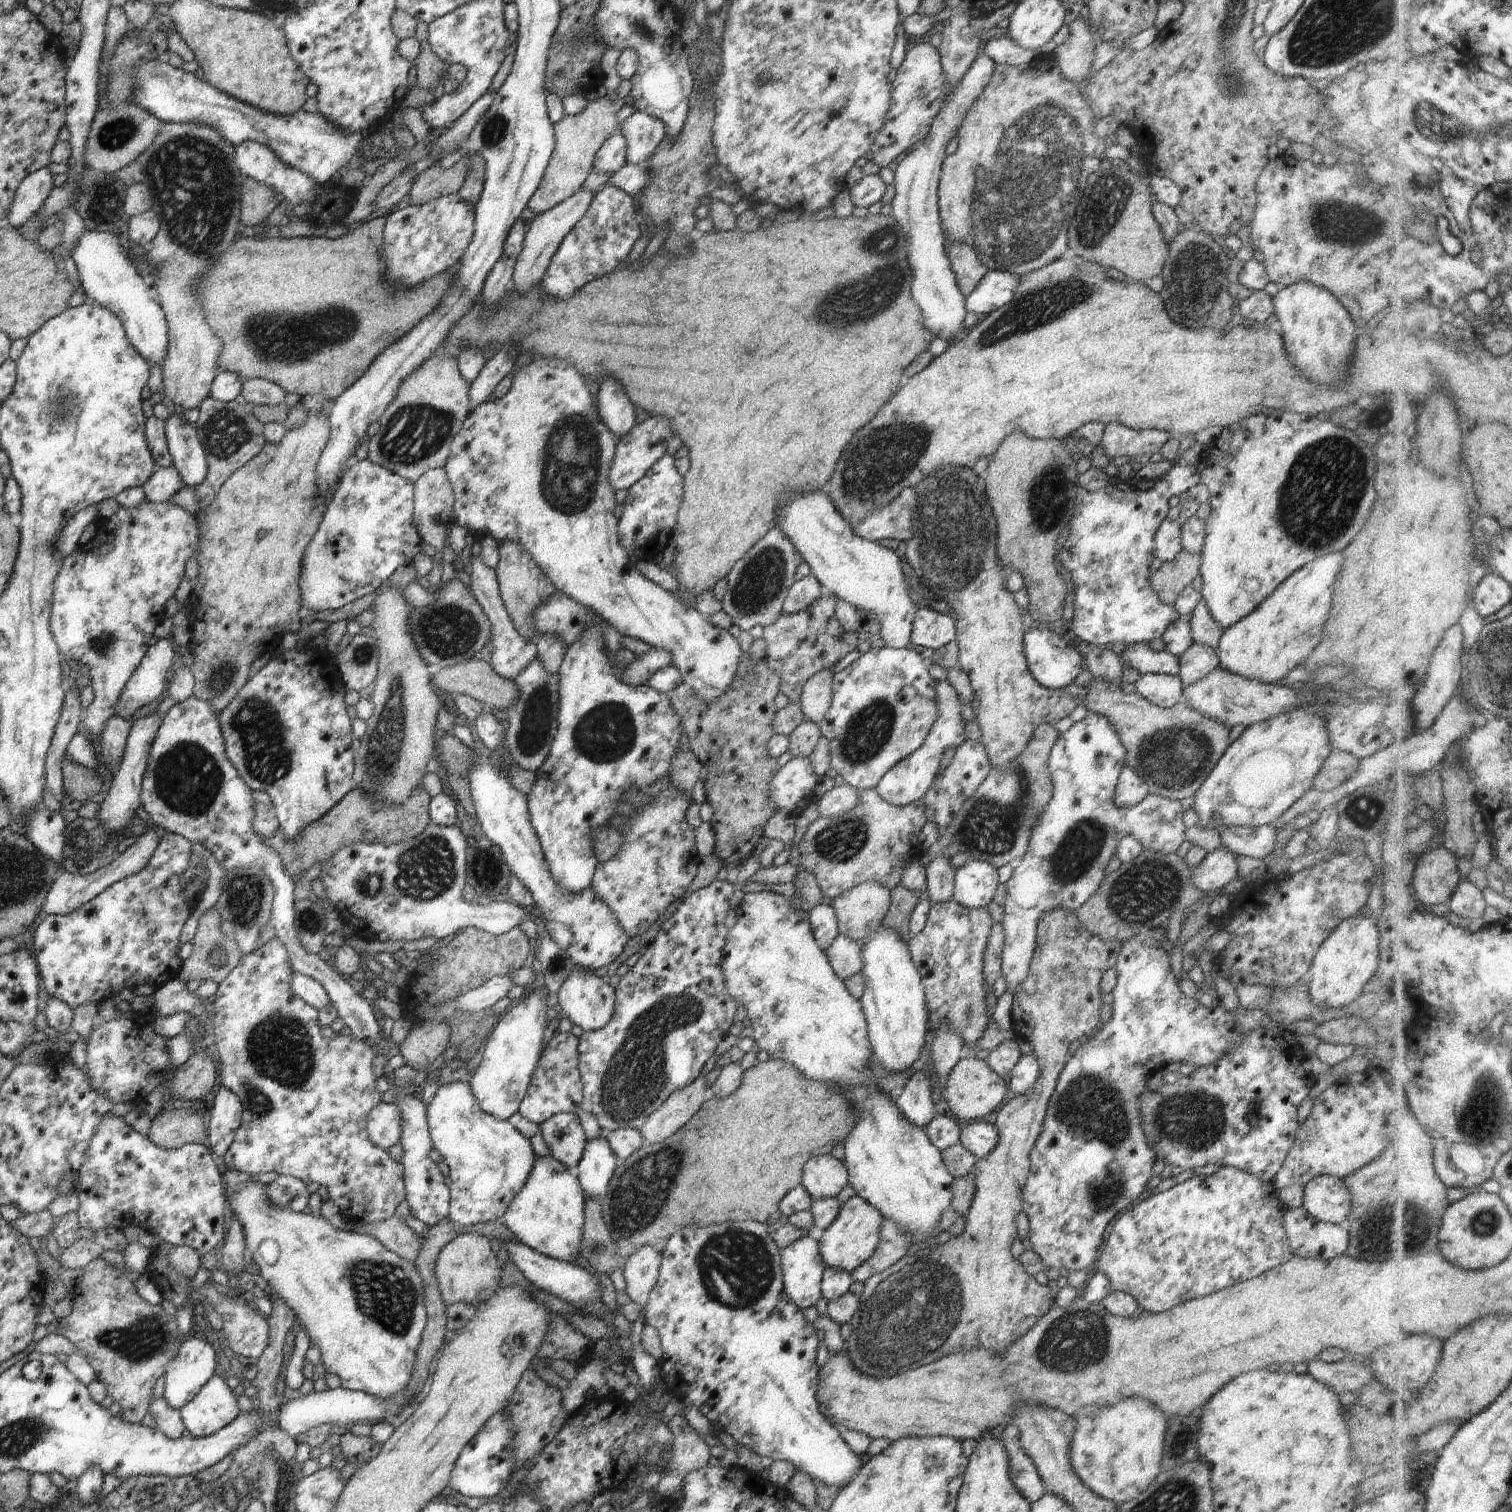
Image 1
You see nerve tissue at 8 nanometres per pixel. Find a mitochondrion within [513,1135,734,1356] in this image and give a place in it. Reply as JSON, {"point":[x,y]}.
{"point":[639,1195]}

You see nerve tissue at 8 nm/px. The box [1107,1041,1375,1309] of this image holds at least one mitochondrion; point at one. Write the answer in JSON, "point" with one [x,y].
{"point":[1193,1119]}

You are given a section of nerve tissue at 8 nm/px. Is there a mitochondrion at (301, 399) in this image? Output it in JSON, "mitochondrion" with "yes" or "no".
{"mitochondrion":"no"}

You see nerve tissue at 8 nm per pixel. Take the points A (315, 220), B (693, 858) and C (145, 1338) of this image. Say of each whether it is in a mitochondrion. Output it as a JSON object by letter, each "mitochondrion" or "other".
{"A":"other","B":"other","C":"mitochondrion"}

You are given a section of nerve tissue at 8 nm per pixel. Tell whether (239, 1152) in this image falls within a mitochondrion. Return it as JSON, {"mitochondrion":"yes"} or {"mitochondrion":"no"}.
{"mitochondrion":"no"}

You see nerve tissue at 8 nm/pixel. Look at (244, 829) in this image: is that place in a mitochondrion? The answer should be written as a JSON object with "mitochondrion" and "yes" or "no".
{"mitochondrion":"no"}

